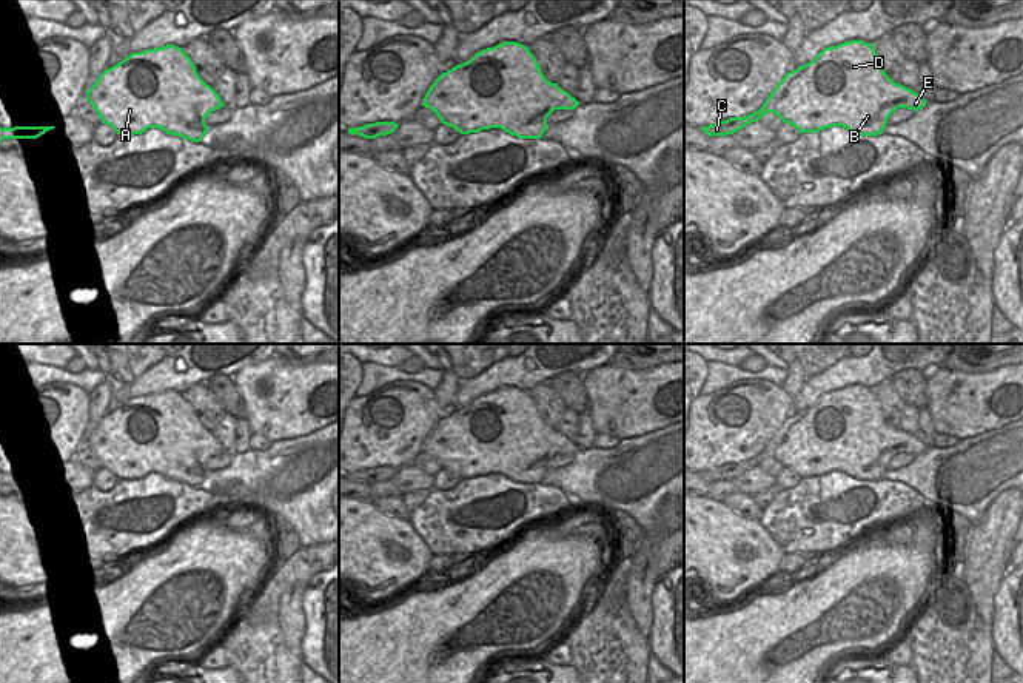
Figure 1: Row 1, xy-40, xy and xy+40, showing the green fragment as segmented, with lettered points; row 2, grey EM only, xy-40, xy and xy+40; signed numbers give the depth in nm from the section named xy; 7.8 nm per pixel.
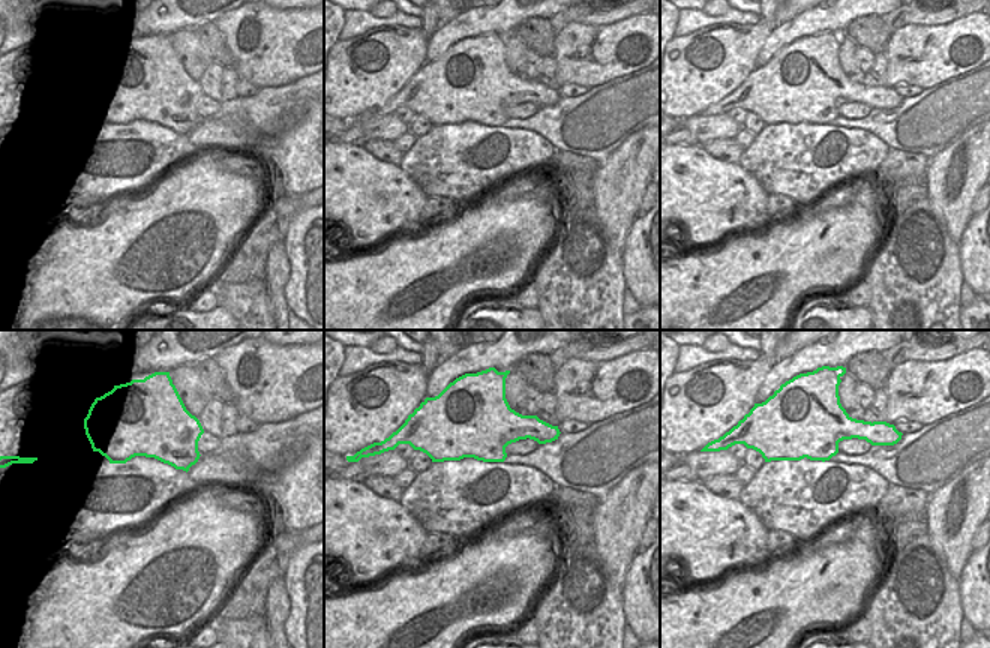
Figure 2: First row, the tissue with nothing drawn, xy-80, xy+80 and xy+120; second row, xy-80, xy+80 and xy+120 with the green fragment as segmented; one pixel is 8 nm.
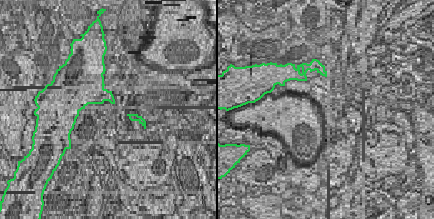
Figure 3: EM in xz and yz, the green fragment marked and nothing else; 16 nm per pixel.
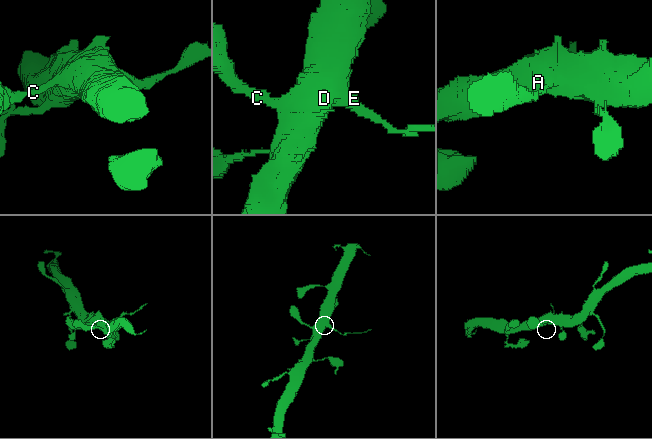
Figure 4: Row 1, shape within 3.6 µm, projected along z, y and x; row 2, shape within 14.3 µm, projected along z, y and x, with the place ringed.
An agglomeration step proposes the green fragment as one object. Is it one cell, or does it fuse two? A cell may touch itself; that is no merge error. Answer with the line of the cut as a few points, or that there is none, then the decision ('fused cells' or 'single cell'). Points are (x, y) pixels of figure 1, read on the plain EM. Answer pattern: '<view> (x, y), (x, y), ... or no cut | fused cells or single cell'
xy-40 (211, 434), (208, 457) | fused cells

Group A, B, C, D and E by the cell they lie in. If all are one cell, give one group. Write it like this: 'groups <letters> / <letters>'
groups A B C D / E

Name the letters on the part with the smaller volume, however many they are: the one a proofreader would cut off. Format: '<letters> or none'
E

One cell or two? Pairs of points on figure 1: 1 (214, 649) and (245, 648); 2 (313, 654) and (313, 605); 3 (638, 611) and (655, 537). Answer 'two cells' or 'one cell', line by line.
1: two cells
2: one cell
3: one cell

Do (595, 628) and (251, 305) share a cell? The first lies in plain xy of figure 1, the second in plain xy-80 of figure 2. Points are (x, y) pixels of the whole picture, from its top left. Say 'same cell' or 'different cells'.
same cell

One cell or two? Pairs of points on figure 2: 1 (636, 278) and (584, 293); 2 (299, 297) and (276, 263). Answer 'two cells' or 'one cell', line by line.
1: two cells
2: two cells

